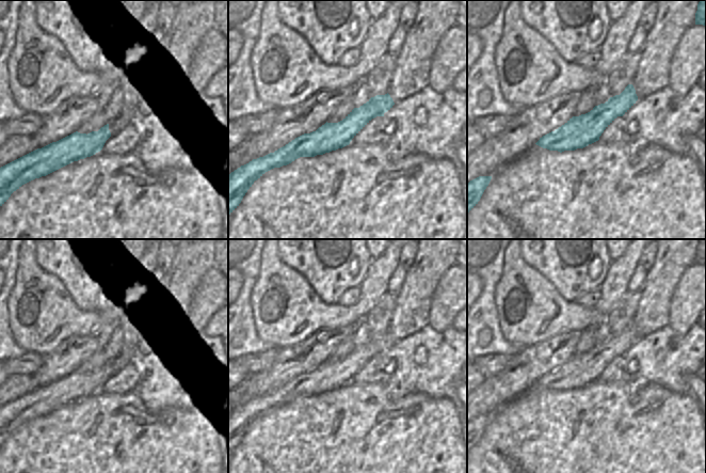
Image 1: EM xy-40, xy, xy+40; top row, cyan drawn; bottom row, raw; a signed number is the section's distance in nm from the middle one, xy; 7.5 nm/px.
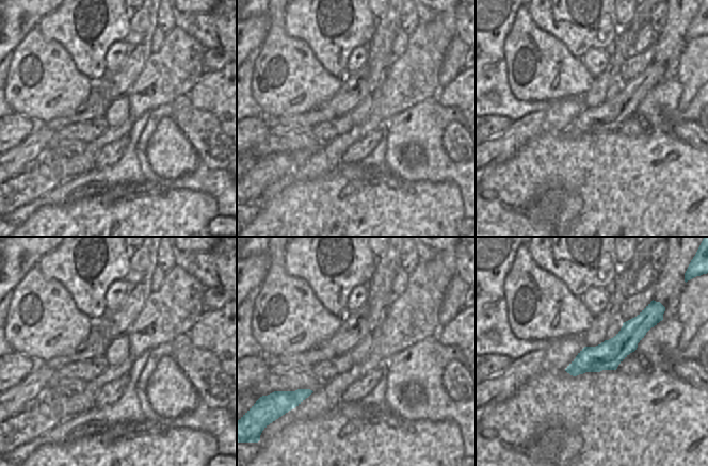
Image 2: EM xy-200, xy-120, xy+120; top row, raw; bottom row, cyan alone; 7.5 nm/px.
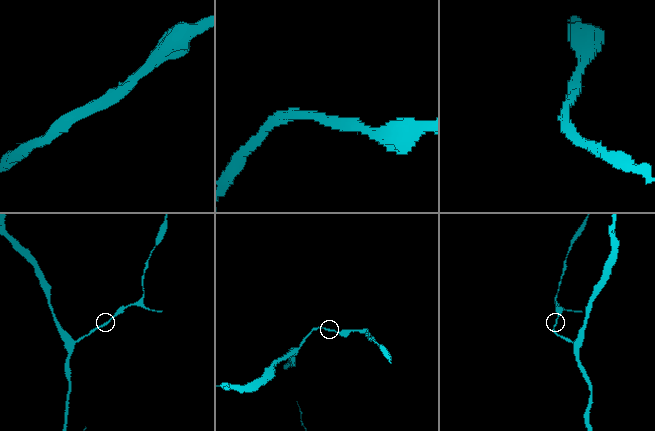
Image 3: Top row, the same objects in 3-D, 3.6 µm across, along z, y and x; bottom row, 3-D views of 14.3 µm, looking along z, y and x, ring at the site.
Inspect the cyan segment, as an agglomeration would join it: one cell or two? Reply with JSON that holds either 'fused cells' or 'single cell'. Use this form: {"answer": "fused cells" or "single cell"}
{"answer": "single cell"}

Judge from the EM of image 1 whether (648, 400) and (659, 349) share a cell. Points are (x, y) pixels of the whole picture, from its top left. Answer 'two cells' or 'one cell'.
two cells

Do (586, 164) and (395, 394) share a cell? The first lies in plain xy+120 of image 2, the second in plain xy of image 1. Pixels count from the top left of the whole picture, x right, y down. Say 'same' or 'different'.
different

